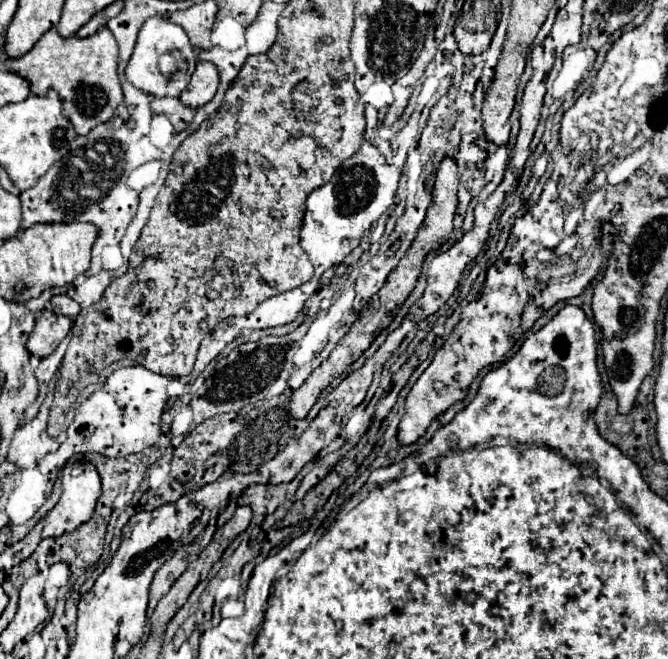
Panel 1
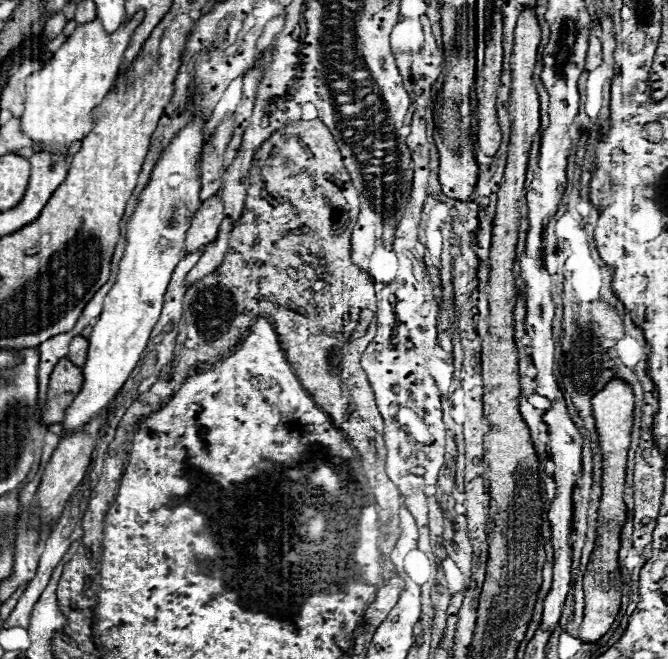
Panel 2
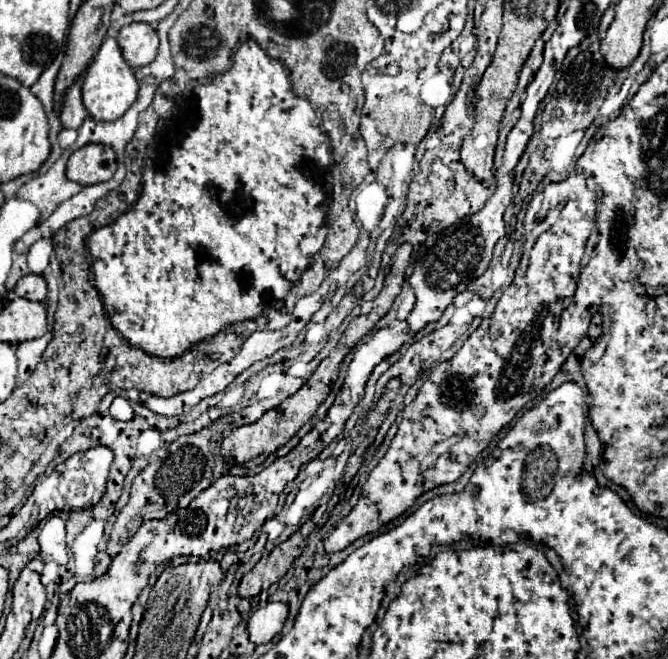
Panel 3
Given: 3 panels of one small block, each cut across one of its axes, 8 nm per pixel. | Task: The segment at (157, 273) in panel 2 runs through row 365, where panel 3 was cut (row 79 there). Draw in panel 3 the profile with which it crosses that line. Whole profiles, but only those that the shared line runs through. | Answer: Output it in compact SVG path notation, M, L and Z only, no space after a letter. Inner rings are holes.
M106 38L94 56L92 64L84 72L84 84L82 84L82 100L86 110L90 112L92 118L112 122L120 118L138 98L140 84L134 76L134 70L128 66L128 62L122 56L122 50L118 46L116 38Z

